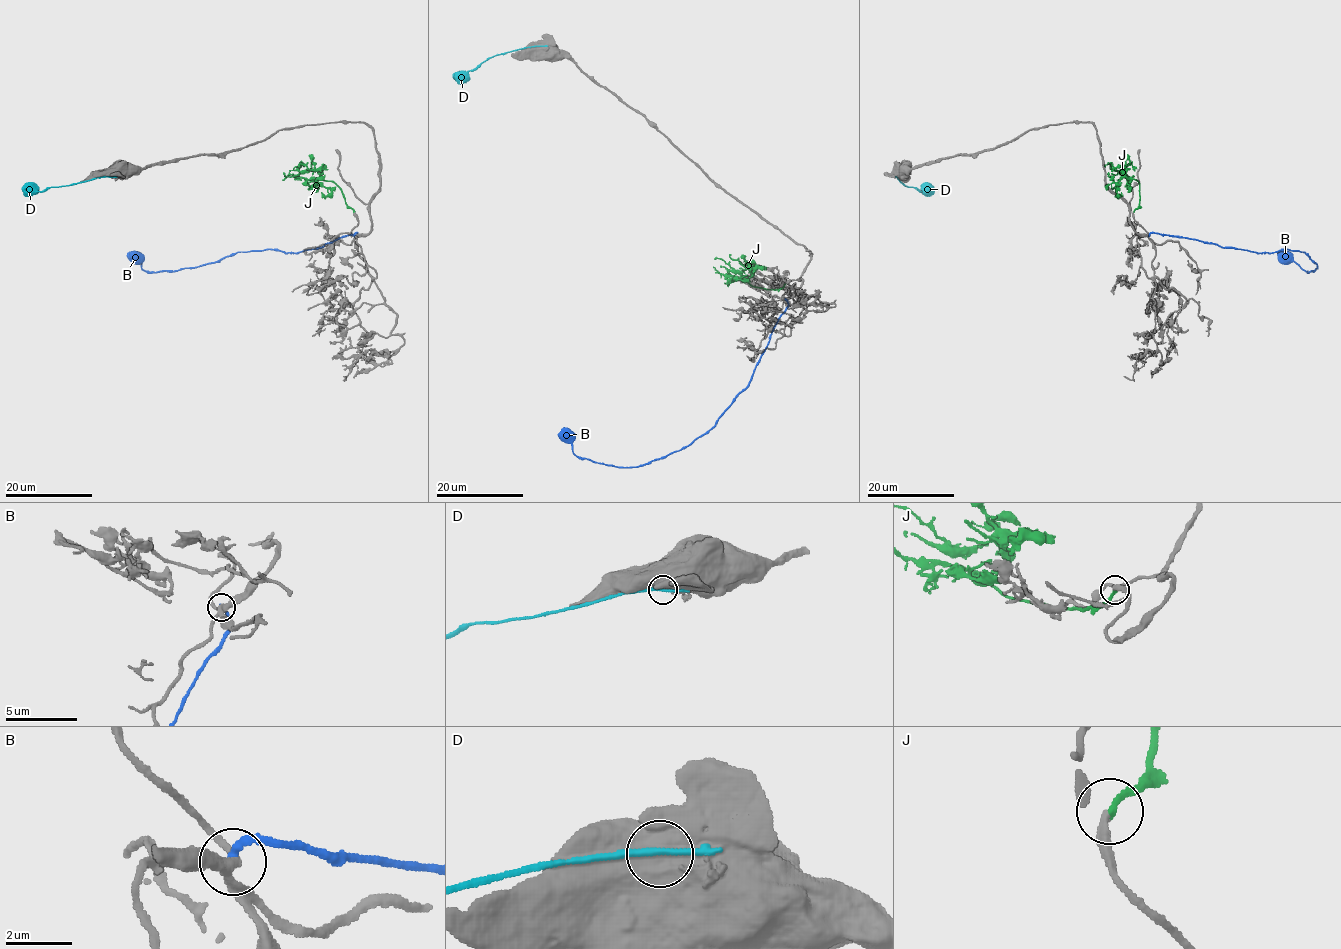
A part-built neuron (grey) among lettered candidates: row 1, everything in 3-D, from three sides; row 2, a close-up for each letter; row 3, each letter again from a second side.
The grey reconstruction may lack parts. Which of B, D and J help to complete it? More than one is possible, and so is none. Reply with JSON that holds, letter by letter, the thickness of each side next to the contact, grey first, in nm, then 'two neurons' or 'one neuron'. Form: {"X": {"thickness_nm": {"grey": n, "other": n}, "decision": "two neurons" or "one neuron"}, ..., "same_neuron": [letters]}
{"B": {"thickness_nm": {"grey": 300, "other": 280}, "decision": "two neurons"}, "D": {"thickness_nm": {"grey": 1000, "other": 190}, "decision": "two neurons"}, "J": {"thickness_nm": {"grey": 320, "other": 240}, "decision": "one neuron"}, "same_neuron": ["J"]}

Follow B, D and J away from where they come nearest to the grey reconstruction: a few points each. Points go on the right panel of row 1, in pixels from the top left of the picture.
B: (1149, 235), (1194, 238), (1249, 251), (1302, 251), (1317, 268), (1305, 271), (1277, 252)
D: (896, 177), (905, 186), (919, 191), (927, 188)
J: (1134, 211), (1139, 203), (1139, 183), (1131, 180), (1125, 169), (1109, 177), (1109, 173)

